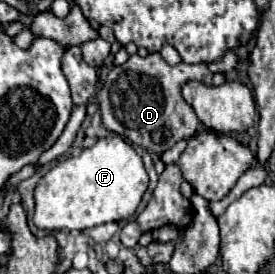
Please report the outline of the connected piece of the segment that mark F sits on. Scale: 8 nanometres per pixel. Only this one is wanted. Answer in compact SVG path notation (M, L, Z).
M120 136L102 138L92 148L82 150L78 156L70 156L58 162L50 172L42 176L34 192L34 200L36 200L34 226L40 230L62 230L62 228L86 230L86 228L94 228L106 222L124 222L130 216L134 216L146 188L148 188L148 174L136 150Z

